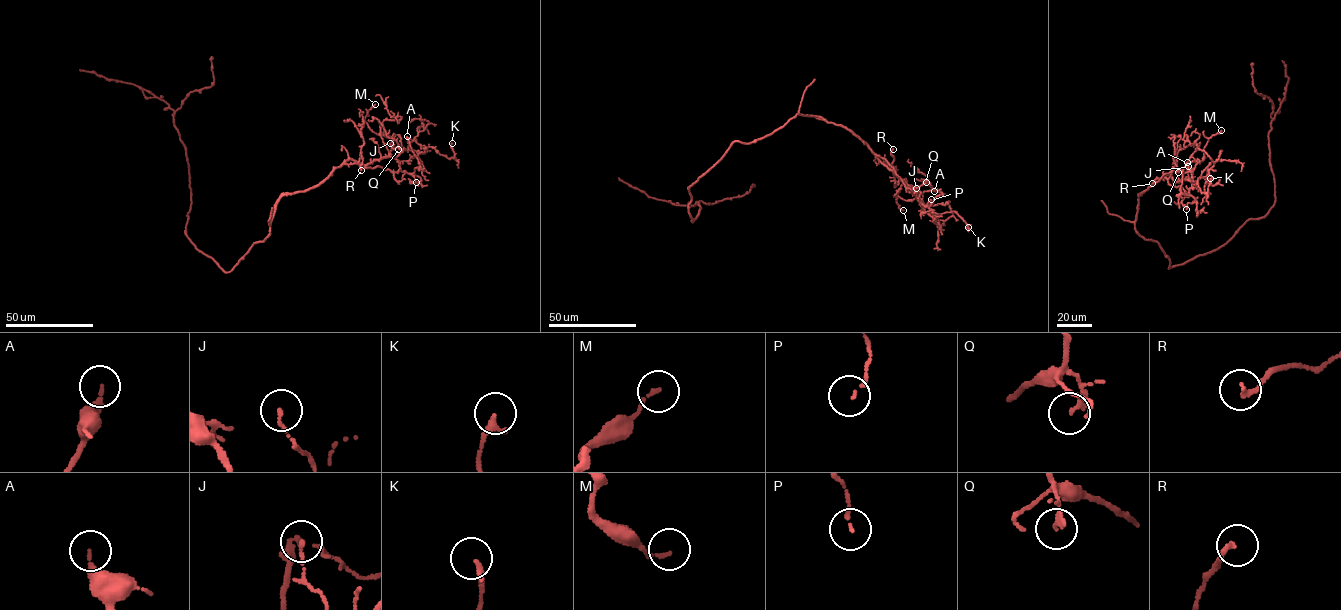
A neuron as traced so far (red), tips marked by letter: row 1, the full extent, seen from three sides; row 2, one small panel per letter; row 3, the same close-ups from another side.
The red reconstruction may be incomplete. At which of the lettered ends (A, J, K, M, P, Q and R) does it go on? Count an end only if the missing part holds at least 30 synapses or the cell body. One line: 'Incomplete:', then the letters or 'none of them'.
Incomplete: none of them

